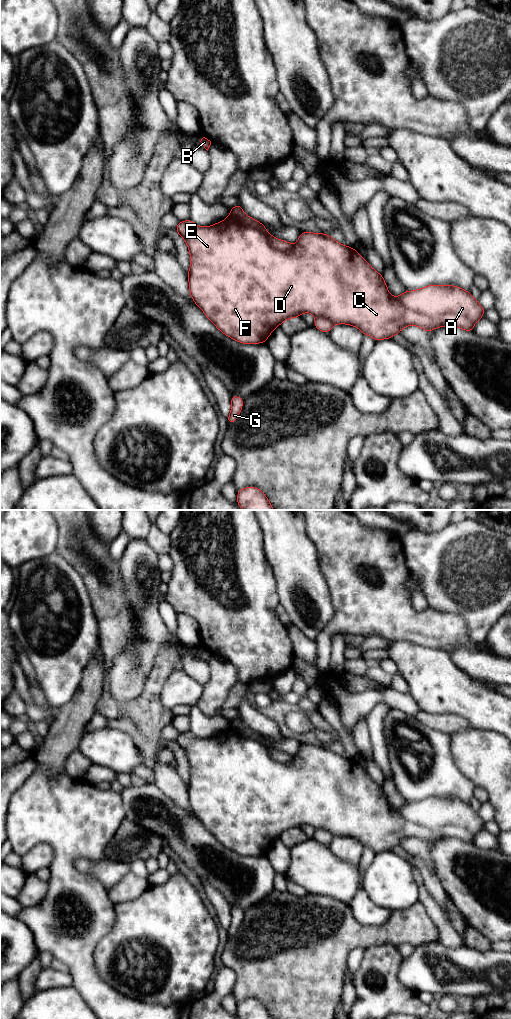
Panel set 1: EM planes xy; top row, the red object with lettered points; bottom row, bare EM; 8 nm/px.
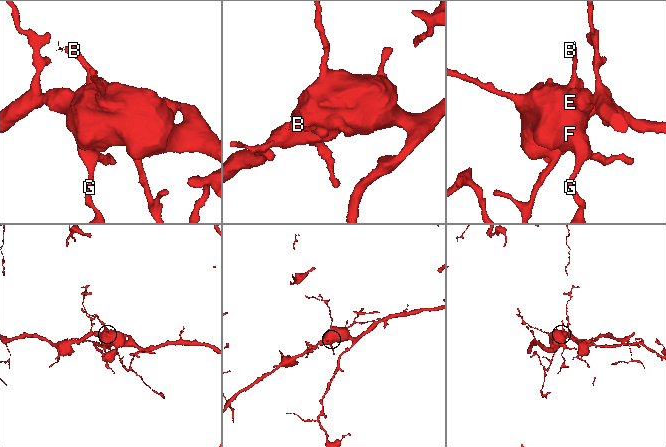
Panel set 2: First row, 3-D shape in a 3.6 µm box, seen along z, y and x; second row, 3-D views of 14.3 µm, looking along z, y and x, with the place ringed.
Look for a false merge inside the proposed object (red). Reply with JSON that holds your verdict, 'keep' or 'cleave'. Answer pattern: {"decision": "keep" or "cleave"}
{"decision": "cleave"}

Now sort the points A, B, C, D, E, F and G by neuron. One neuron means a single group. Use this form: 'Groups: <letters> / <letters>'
Groups: A C D E F G / B

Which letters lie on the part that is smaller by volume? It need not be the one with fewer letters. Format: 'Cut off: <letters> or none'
Cut off: B

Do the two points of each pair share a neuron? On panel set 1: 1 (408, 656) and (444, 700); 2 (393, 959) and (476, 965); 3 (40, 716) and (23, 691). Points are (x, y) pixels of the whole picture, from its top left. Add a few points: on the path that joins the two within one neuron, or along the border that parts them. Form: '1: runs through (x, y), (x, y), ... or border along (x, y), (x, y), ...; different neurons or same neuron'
1: runs through (419, 667), (441, 689); same neuron
2: border along (403, 959), (397, 975), (397, 979), (402, 984); different neurons
3: runs through (34, 710), (26, 697); same neuron

